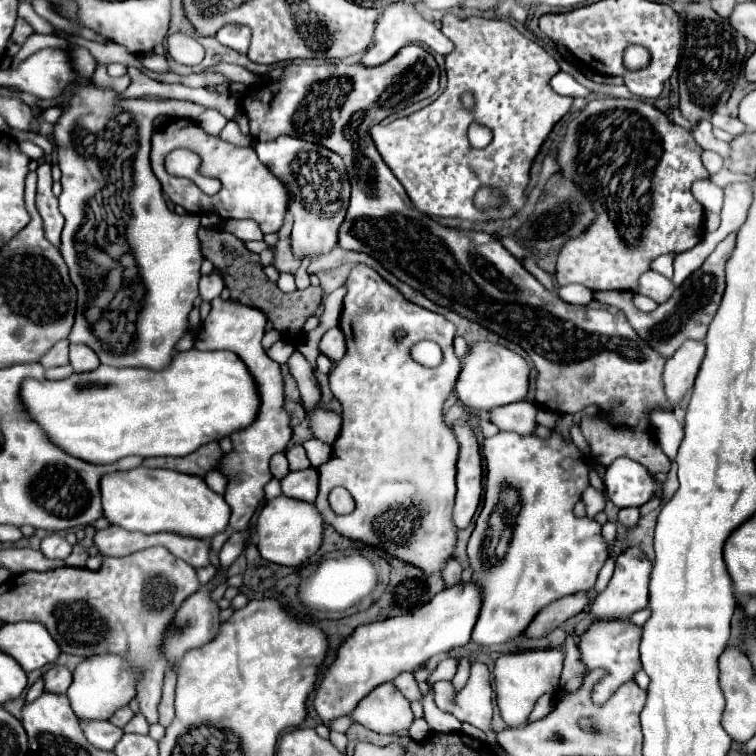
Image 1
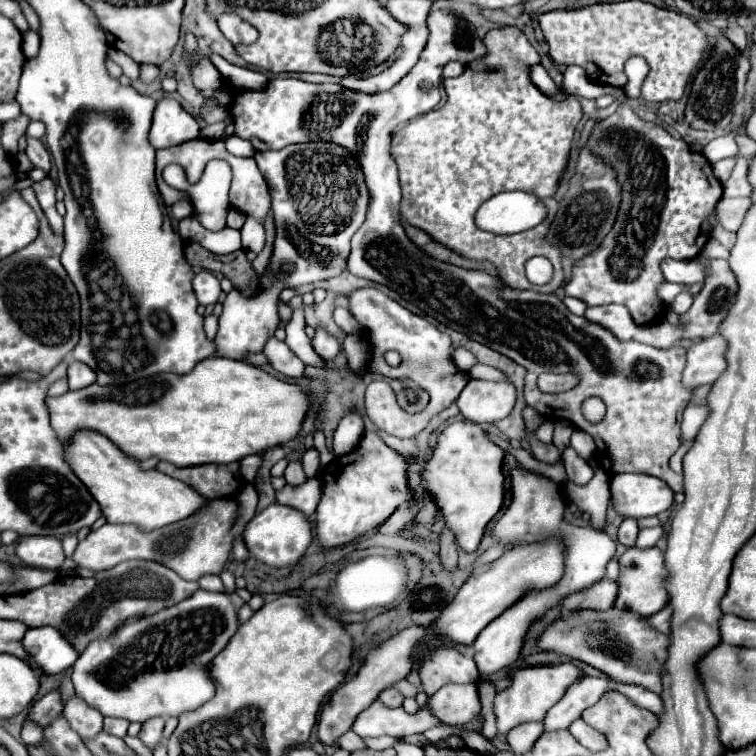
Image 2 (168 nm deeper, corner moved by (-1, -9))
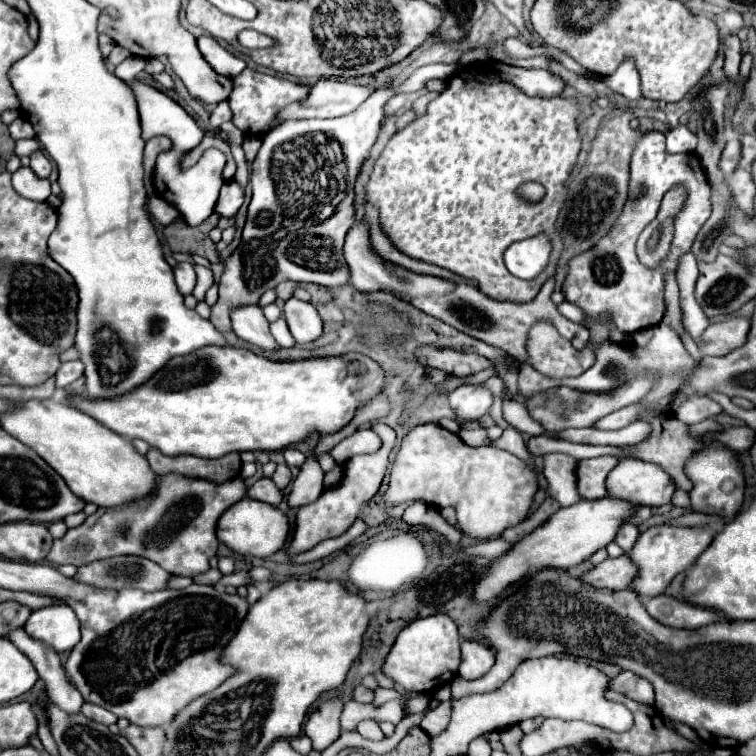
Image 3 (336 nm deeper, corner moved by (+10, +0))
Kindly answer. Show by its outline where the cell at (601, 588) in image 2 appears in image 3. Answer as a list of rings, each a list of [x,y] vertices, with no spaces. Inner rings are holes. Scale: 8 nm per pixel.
[[[628,556],[620,558],[606,558],[602,564],[594,566],[592,570],[580,576],[580,582],[592,584],[594,588],[608,588],[608,590],[626,590],[632,576],[636,576],[636,566],[628,560]]]

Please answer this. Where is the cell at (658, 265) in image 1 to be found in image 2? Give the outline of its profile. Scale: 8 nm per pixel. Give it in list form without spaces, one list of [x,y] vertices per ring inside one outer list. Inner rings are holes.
[[[665,259],[661,263],[661,271],[665,275],[665,281],[669,283],[697,283],[703,279],[703,267],[699,259],[689,259],[689,261]]]

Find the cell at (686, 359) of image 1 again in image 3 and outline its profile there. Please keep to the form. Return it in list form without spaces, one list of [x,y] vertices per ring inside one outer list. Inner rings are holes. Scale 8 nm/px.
[[[730,318],[724,322],[710,324],[700,336],[700,352],[704,356],[724,356],[744,344],[748,336],[750,320],[746,318]]]

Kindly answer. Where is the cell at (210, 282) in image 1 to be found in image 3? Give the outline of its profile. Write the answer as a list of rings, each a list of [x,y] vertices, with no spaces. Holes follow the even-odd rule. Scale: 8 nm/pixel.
[[[180,262],[176,268],[174,268],[174,278],[176,278],[176,286],[178,290],[186,296],[186,294],[192,294],[194,286],[196,286],[196,272],[194,272],[194,266],[190,262]]]

